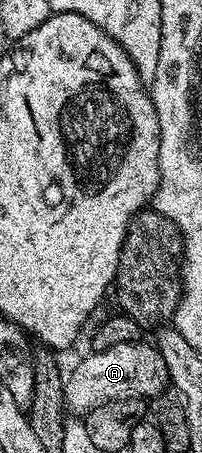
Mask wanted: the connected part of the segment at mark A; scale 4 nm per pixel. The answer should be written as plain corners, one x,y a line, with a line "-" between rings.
124,342
124,346
108,346
108,350
91,351
75,366
64,380
66,407
75,417
85,417
87,412
113,400
127,402
135,398
153,398
167,391
170,384
168,366
153,343

